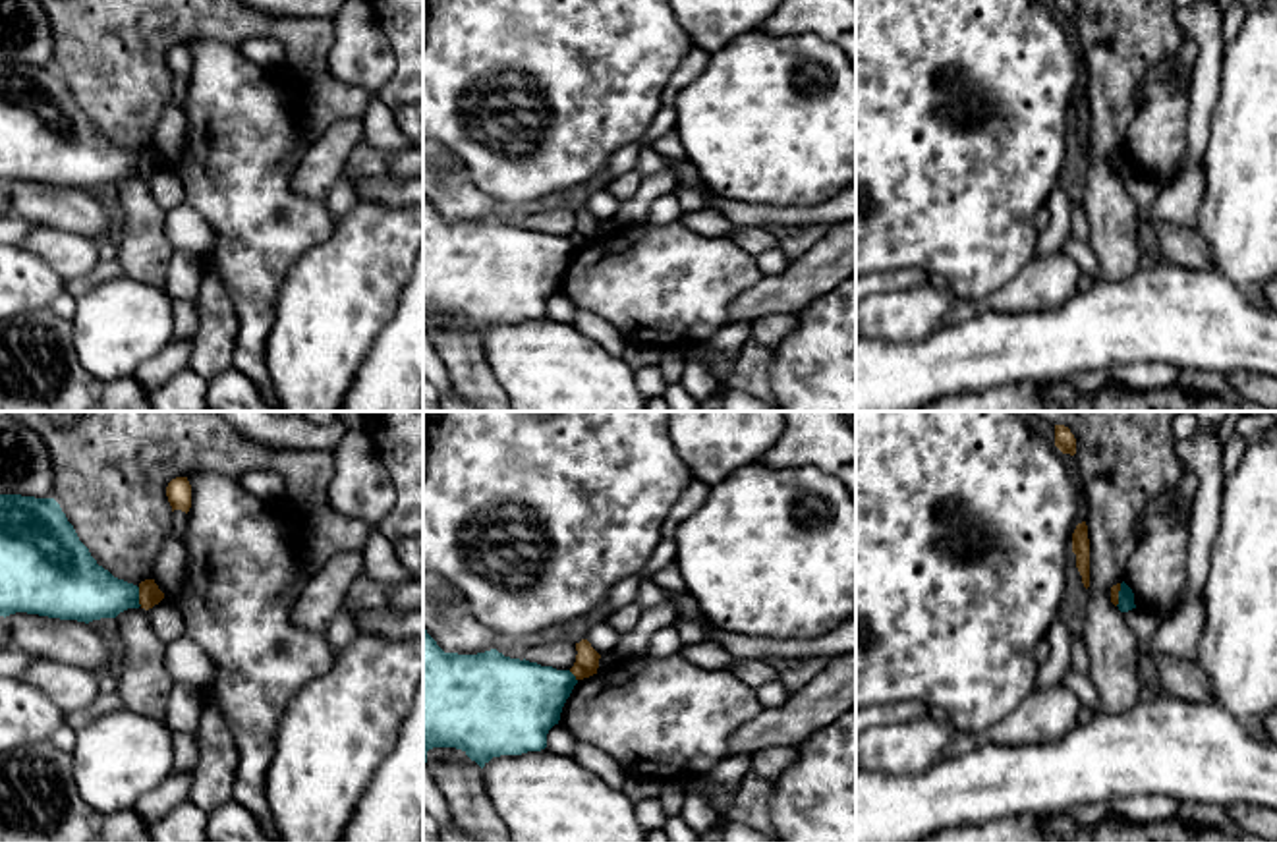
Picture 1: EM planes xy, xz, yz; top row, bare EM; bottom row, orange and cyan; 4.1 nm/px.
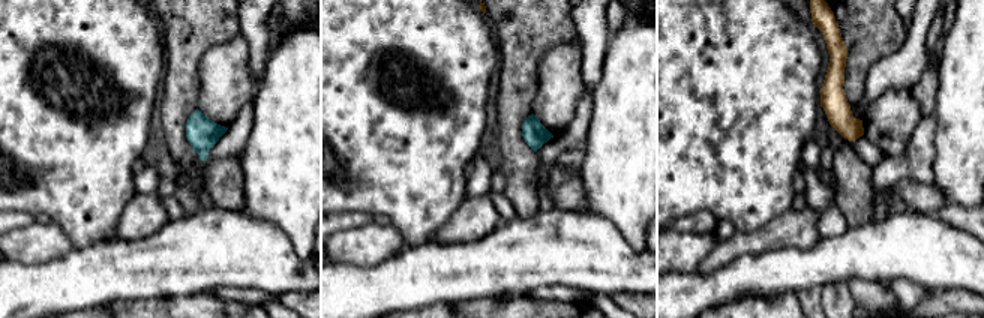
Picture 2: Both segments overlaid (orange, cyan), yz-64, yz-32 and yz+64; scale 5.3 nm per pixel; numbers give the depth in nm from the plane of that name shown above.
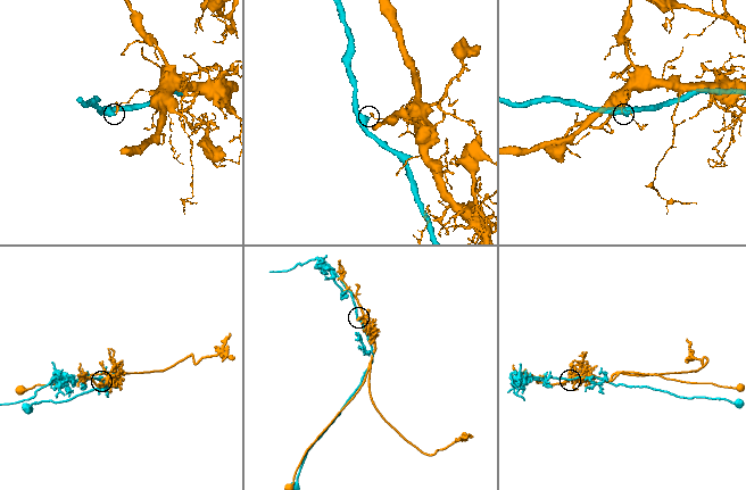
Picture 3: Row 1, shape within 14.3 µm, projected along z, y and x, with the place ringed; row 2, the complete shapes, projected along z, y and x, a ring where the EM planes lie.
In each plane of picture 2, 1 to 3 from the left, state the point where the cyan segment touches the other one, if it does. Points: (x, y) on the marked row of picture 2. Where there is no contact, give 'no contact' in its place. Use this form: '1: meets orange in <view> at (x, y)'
1: no contact
2: no contact
3: no contact

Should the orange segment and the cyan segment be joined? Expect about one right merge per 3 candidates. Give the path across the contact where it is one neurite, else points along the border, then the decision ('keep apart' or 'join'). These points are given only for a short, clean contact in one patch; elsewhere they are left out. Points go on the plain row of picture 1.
along xy (138, 155), (138, 168), (141, 172) | keep apart

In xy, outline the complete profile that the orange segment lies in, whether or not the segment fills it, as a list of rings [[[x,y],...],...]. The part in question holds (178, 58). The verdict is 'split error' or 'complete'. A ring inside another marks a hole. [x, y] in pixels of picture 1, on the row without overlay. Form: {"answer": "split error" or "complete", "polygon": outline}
{"answer": "complete", "polygon": [[[176,44],[166,54],[168,70],[174,77],[189,79],[191,75],[191,52],[187,44]]]}

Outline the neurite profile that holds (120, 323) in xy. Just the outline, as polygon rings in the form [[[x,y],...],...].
[[[122,274],[75,299],[73,346],[79,361],[95,379],[133,377],[143,361],[156,355],[172,340],[174,324],[172,297],[164,288]]]

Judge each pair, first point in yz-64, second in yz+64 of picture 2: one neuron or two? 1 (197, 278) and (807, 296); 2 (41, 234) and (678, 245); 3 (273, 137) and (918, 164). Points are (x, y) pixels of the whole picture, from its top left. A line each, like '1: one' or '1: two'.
1: two
2: one
3: two

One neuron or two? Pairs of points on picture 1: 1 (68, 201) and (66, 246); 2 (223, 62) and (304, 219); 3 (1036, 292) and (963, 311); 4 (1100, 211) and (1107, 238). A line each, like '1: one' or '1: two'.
1: two
2: one
3: one
4: one

